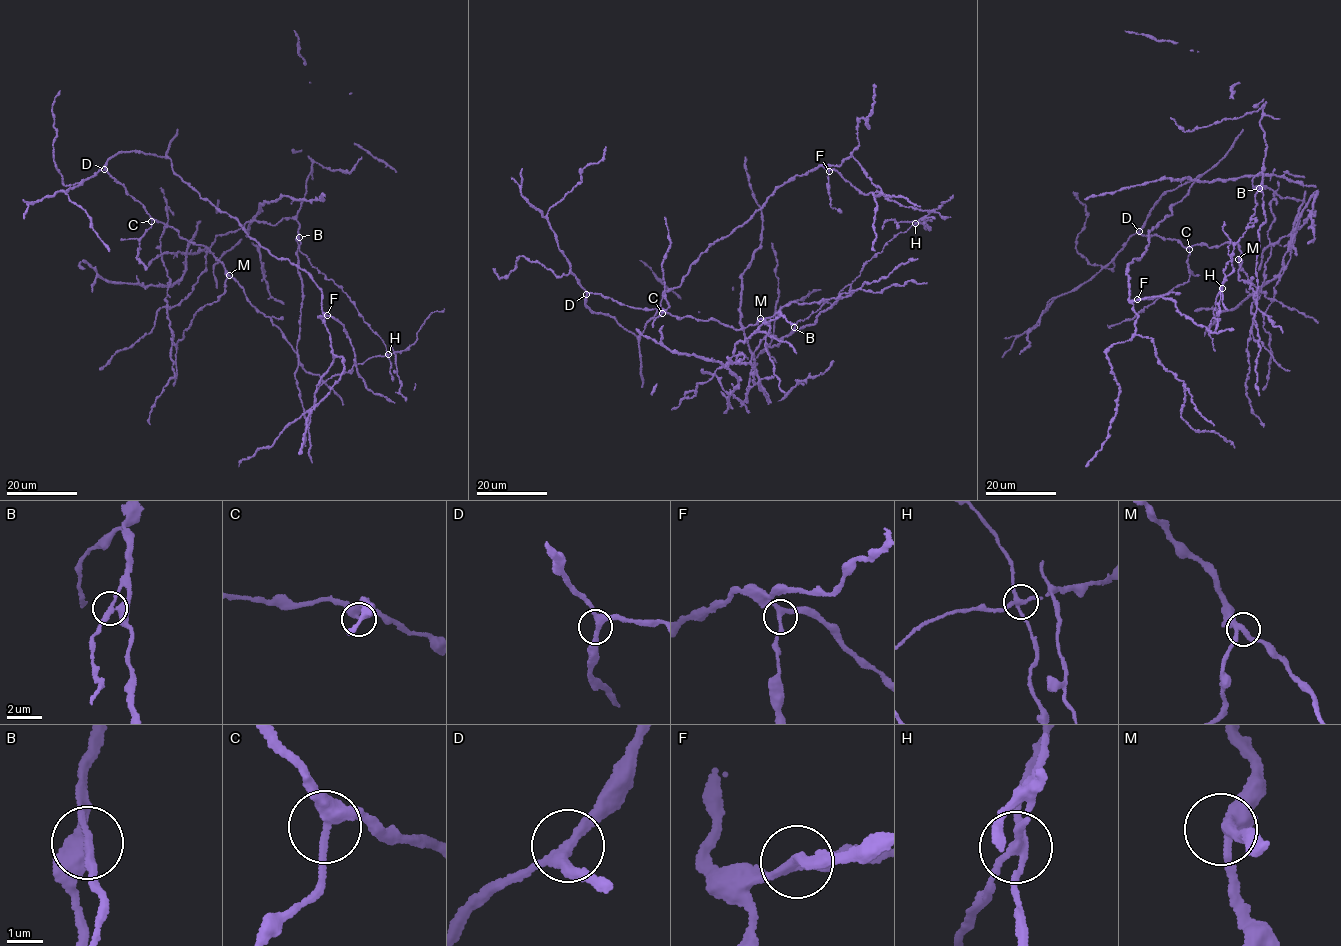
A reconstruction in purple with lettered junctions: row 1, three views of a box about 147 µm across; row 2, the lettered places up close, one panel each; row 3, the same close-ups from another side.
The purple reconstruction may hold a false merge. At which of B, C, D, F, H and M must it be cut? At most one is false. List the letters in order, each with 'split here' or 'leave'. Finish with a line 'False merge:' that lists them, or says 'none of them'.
B: leave
C: leave
D: leave
F: leave
H: split here
M: leave
False merge: H

